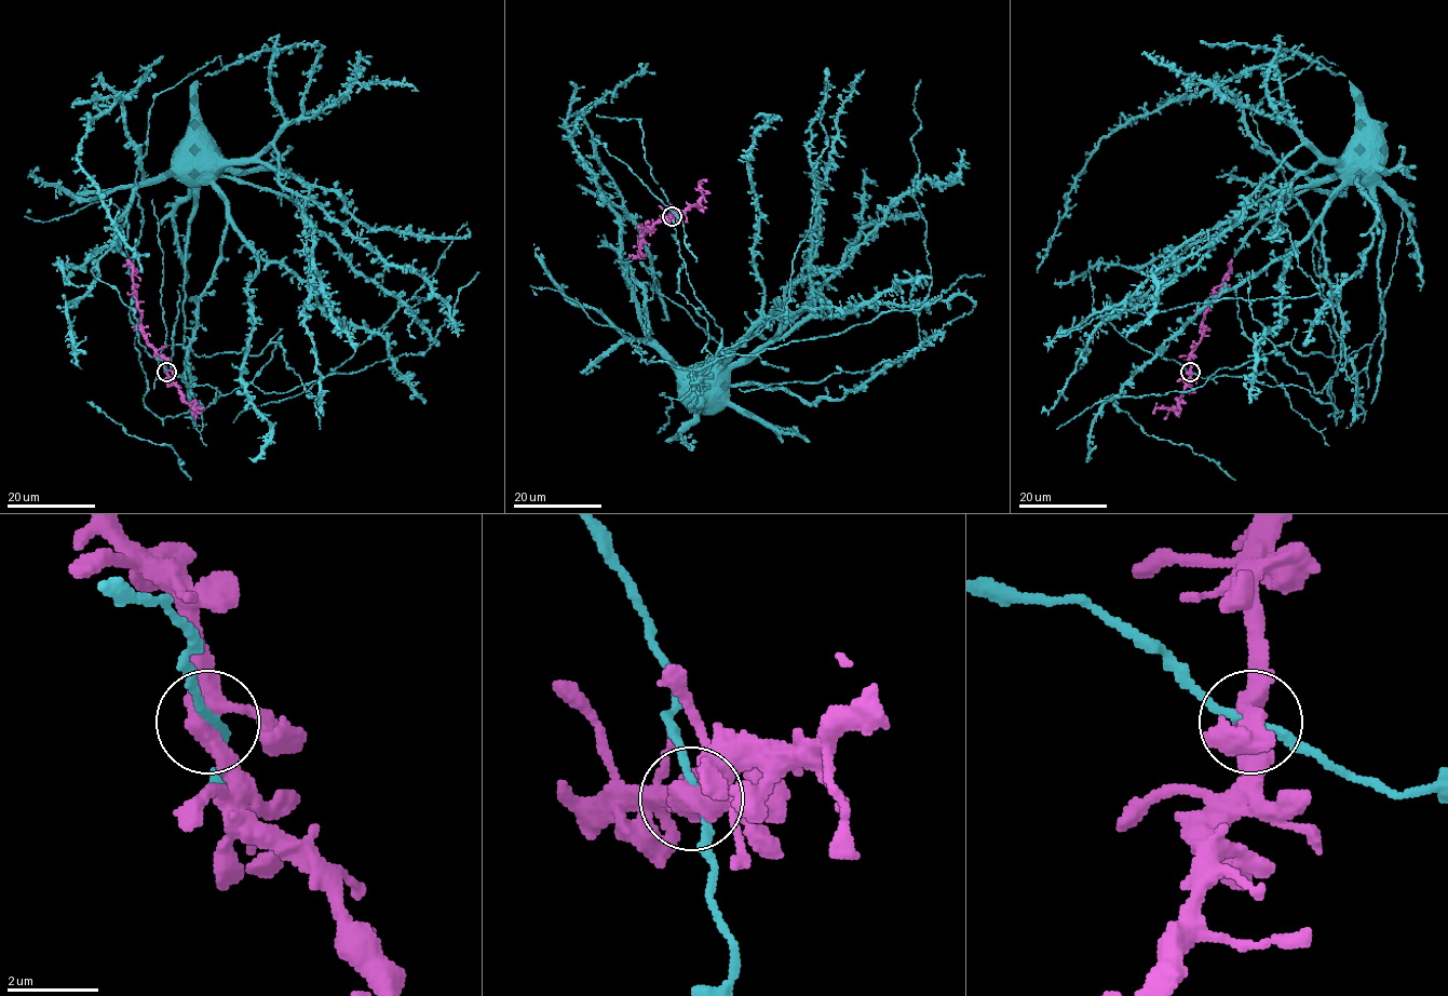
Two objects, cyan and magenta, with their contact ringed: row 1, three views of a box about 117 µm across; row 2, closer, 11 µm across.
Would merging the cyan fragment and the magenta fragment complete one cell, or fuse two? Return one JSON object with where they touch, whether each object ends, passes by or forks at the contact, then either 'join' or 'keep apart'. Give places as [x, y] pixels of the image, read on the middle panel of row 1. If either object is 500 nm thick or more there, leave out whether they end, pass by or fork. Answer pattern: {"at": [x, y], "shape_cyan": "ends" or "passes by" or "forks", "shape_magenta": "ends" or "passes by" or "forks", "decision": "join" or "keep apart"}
{"at": [672, 216], "shape_cyan": "passes by", "shape_magenta": "forks", "decision": "join"}

